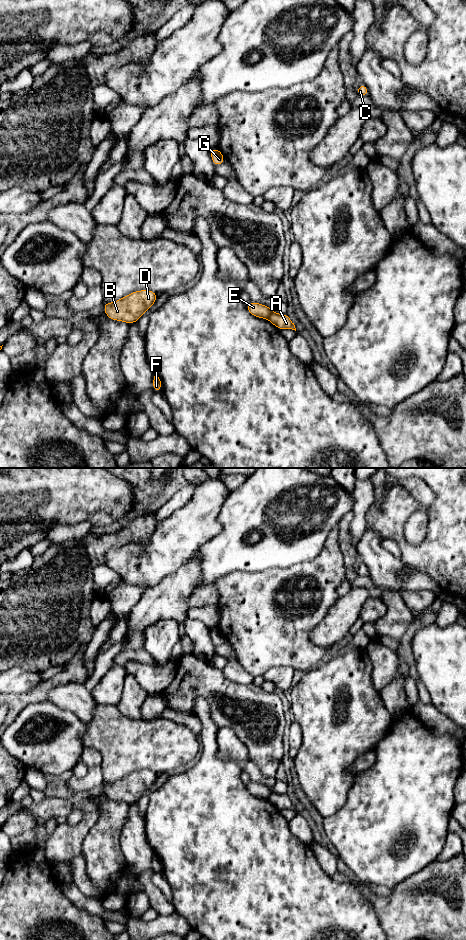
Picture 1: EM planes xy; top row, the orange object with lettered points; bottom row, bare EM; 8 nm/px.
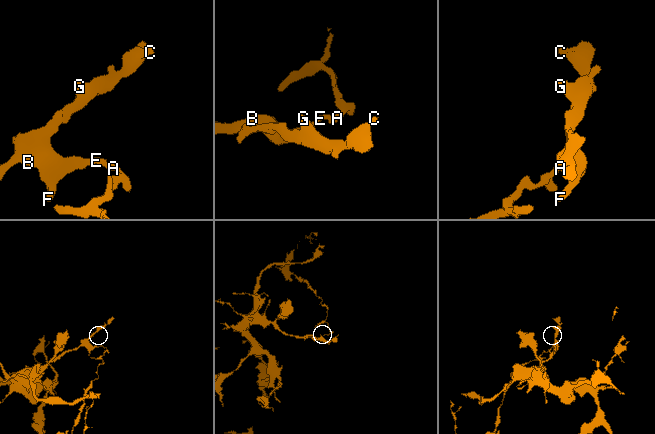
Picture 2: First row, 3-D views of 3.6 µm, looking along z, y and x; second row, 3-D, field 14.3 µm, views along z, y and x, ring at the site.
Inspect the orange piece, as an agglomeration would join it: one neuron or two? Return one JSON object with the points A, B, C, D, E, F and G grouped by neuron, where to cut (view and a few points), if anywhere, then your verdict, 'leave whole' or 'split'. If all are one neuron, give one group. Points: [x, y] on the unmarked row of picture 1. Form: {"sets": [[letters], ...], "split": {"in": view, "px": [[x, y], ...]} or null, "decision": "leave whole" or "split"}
{"sets": [["A"], ["B", "C", "D", "E", "F", "G"]], "split": {"in": "xy", "px": [[272, 791], [267, 798]]}, "decision": "split"}

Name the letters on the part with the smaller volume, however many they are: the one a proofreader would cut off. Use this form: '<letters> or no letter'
A

